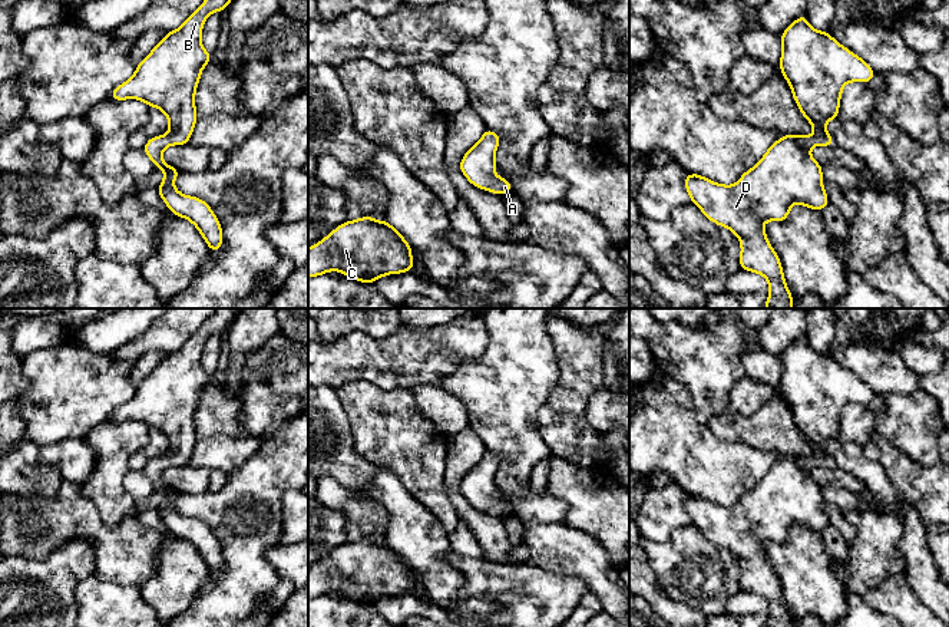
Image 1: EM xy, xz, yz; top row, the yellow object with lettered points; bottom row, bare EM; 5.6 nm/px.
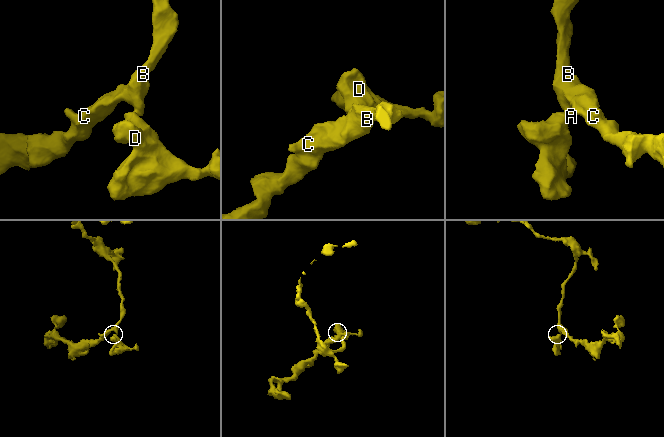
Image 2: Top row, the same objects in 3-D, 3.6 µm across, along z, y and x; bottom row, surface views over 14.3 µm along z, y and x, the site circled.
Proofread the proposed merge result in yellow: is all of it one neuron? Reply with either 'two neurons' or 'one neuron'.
one neuron

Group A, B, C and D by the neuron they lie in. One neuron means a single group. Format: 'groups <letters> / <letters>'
groups A B C D

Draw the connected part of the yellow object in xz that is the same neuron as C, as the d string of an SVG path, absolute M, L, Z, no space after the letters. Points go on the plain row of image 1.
M361 538L345 542L308 570L308 598L331 591L371 605L387 595L413 591L411 567L388 542Z

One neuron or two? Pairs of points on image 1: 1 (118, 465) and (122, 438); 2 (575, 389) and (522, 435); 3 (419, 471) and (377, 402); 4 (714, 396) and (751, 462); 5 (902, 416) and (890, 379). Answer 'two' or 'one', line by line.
1: one
2: two
3: one
4: two
5: two

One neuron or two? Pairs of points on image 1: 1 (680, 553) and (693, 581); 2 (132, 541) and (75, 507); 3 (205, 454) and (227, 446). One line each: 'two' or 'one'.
1: one
2: one
3: one

